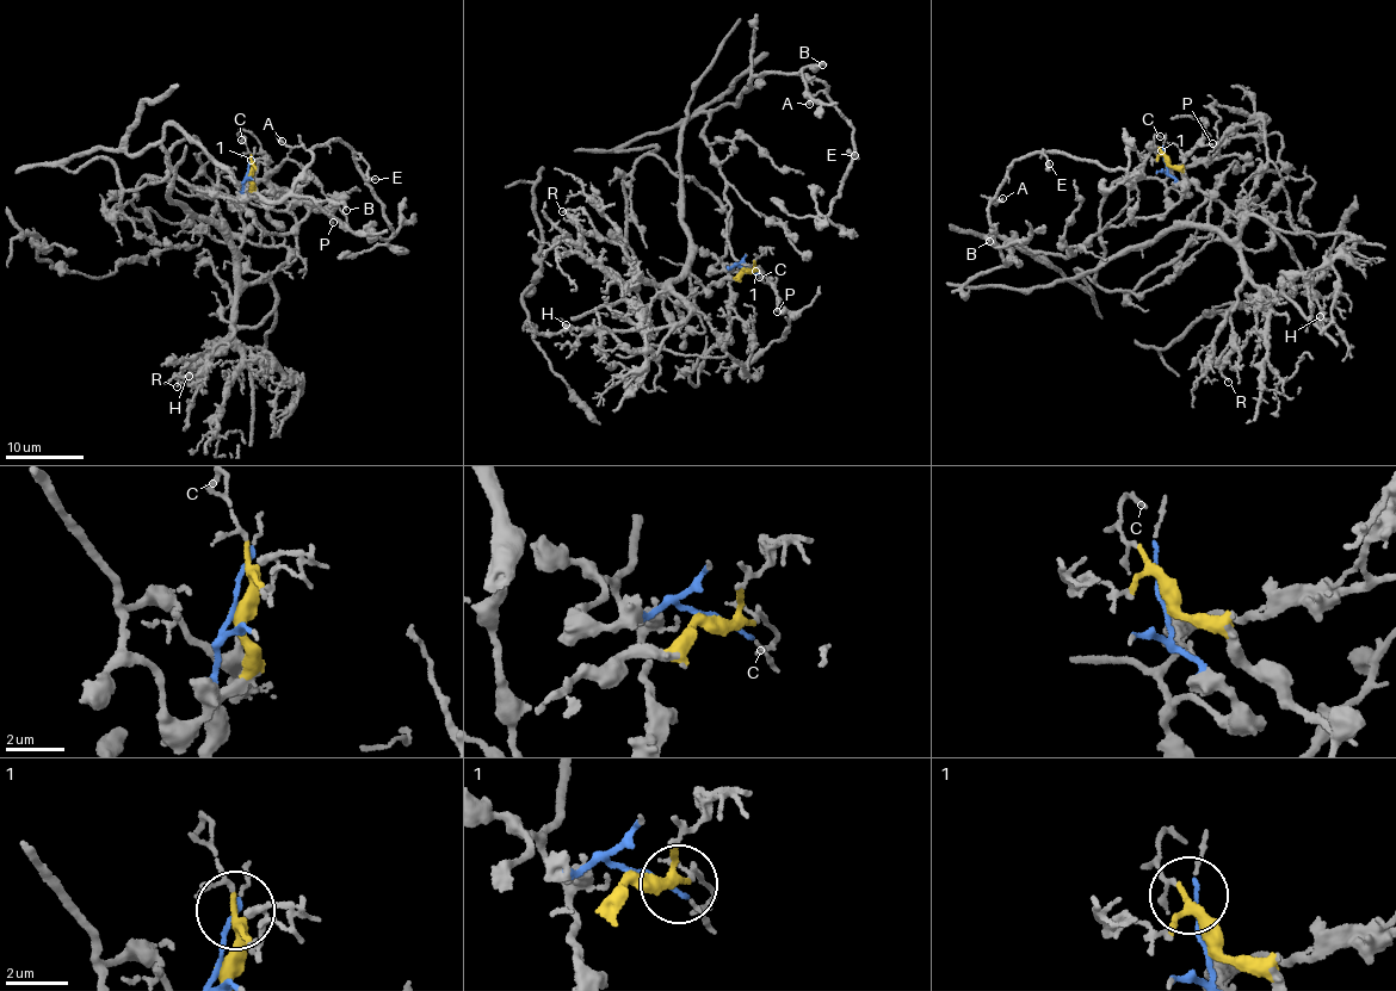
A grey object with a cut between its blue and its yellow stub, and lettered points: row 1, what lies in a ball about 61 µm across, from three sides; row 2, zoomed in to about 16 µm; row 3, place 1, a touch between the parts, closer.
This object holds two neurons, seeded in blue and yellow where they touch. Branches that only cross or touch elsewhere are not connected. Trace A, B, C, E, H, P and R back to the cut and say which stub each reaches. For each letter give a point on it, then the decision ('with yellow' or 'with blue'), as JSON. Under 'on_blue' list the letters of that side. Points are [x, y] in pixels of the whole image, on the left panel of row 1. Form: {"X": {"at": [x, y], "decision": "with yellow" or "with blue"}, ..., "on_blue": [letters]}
{"A": {"at": [282, 141], "decision": "with blue"}, "B": {"at": [346, 210], "decision": "with blue"}, "C": {"at": [241, 140], "decision": "with yellow"}, "E": {"at": [375, 179], "decision": "with blue"}, "H": {"at": [189, 376], "decision": "with yellow"}, "P": {"at": [333, 222], "decision": "with blue"}, "R": {"at": [177, 386], "decision": "with yellow"}, "on_blue": ["A", "B", "E", "P"]}

